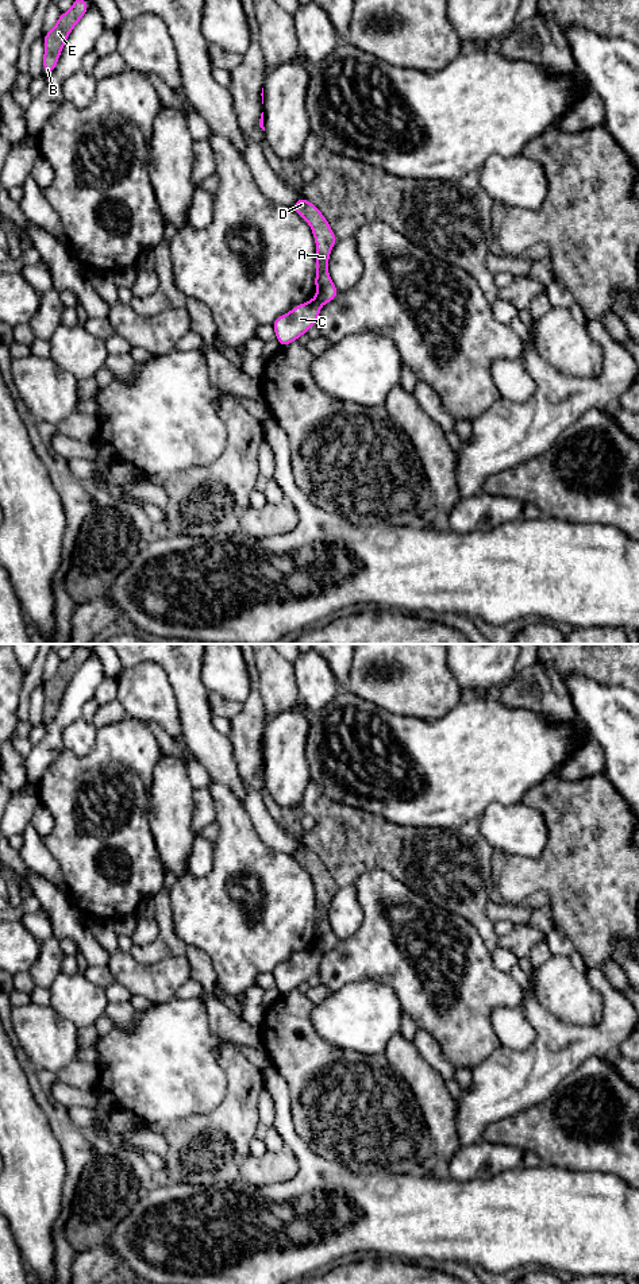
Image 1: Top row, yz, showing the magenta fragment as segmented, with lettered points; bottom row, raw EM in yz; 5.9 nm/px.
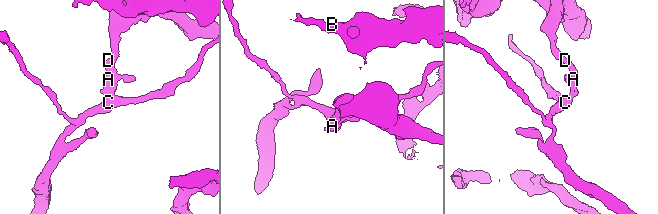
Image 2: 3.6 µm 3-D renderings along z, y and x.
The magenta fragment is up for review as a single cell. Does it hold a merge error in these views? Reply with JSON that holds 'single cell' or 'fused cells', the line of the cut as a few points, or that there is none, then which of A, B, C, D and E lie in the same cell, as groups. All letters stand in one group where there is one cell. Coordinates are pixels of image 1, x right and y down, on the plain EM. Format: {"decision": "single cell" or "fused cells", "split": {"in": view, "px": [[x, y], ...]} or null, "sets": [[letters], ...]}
{"decision": "fused cells", "split": {"in": "yz", "px": [[315, 945], [322, 952]]}, "sets": [["A", "B", "D", "E"], ["C"]]}

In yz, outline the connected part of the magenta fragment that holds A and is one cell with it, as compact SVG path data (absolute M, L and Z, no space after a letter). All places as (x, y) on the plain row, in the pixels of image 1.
M300 845L292 856L309 872L313 882L316 891L315 946L322 952L328 952L335 948L339 941L328 921L328 907L331 898L336 891L336 884L331 878L330 871L315 852L309 851L304 845Z

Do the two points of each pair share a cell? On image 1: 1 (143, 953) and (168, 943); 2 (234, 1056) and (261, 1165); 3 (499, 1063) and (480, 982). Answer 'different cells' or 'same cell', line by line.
1: same cell
2: different cells
3: different cells

